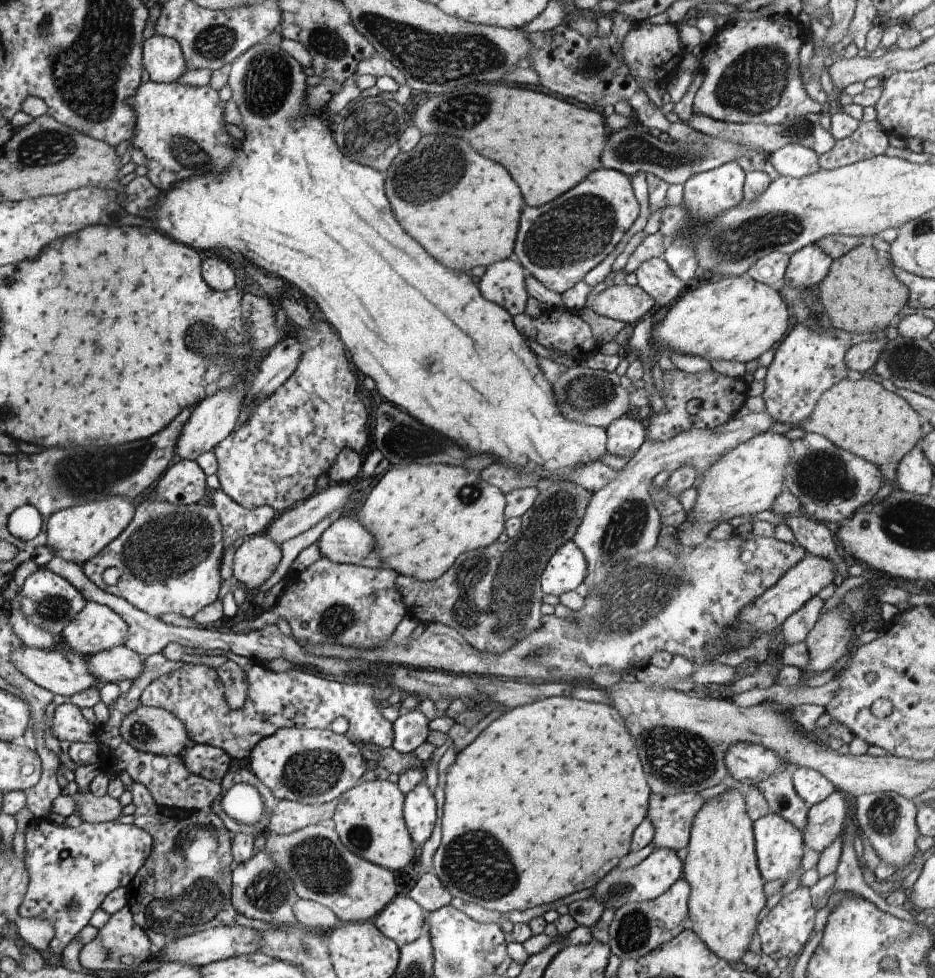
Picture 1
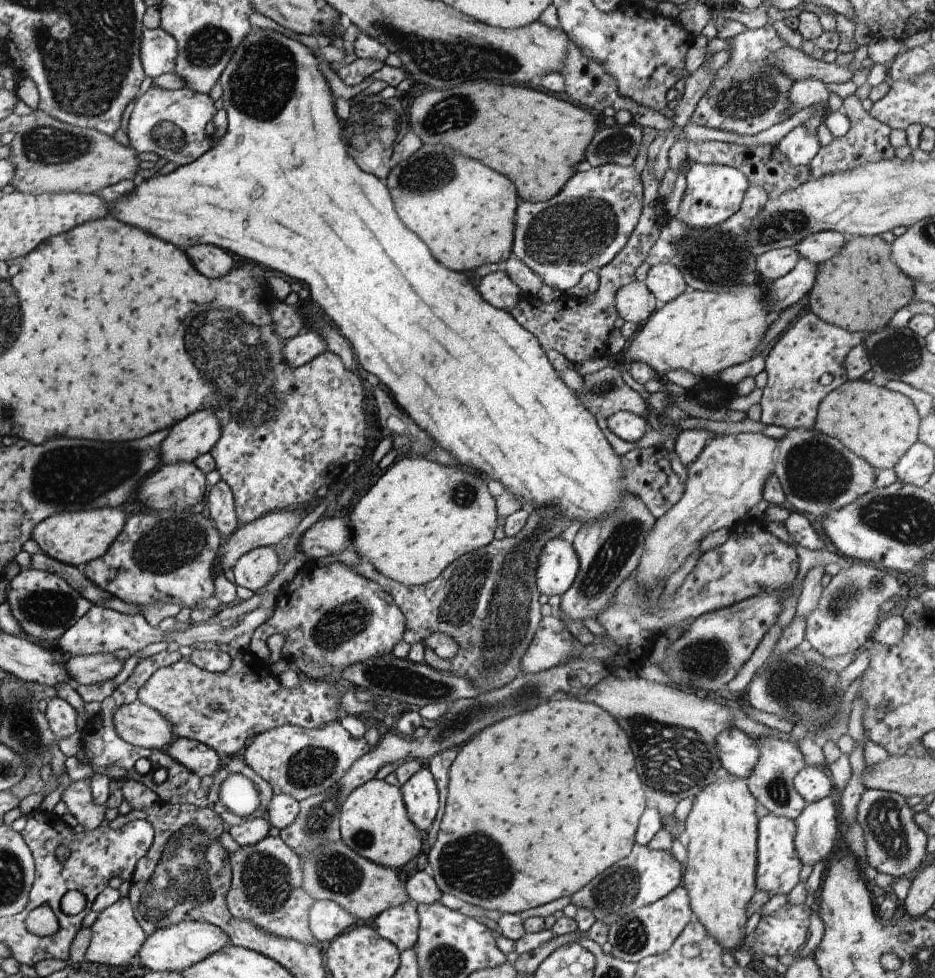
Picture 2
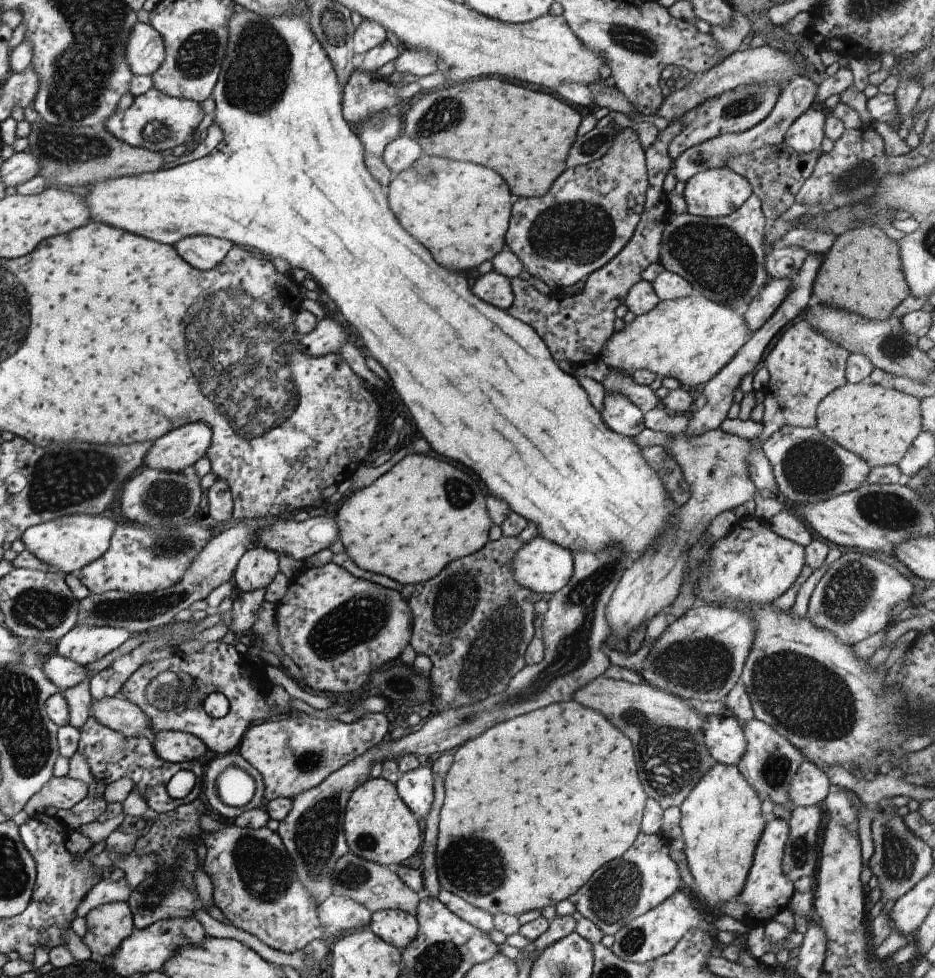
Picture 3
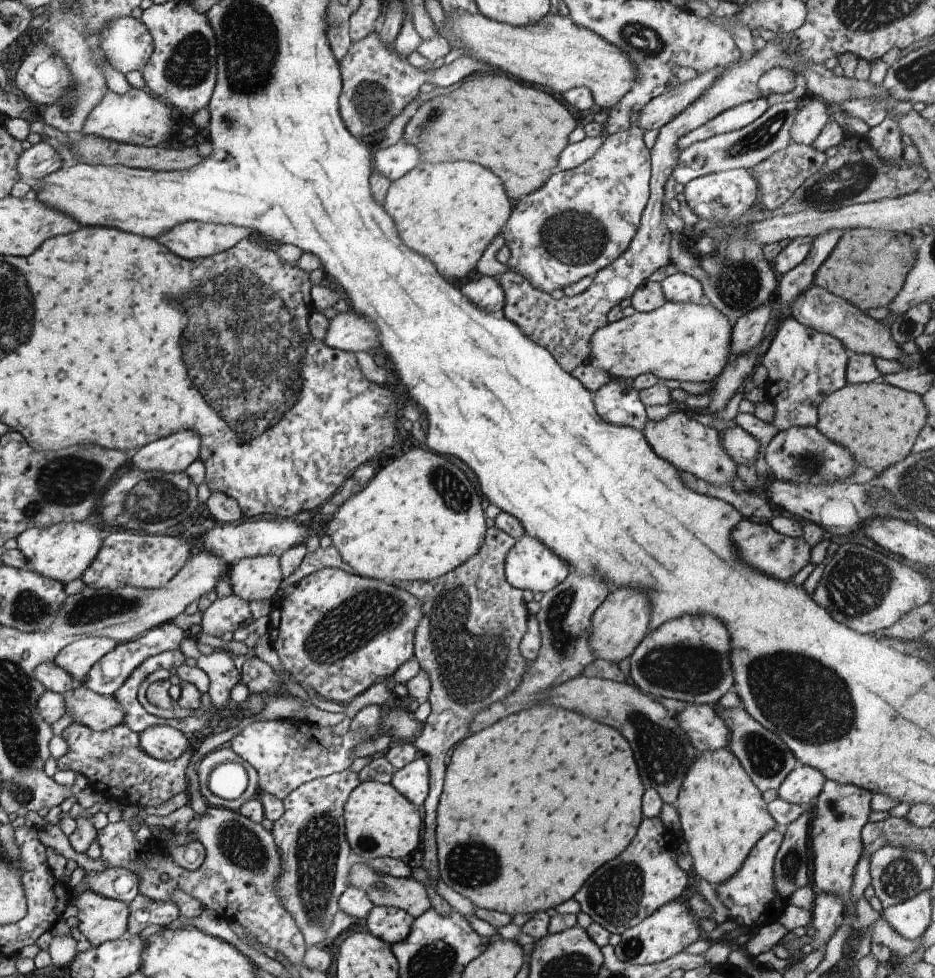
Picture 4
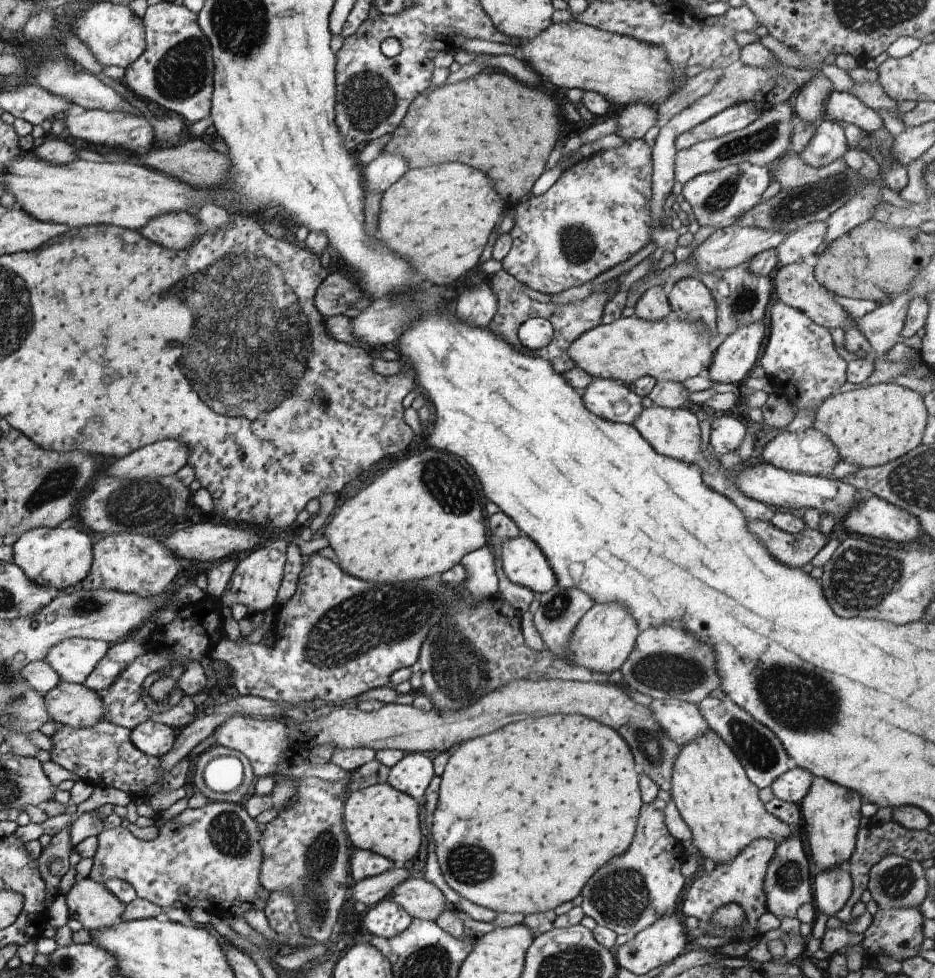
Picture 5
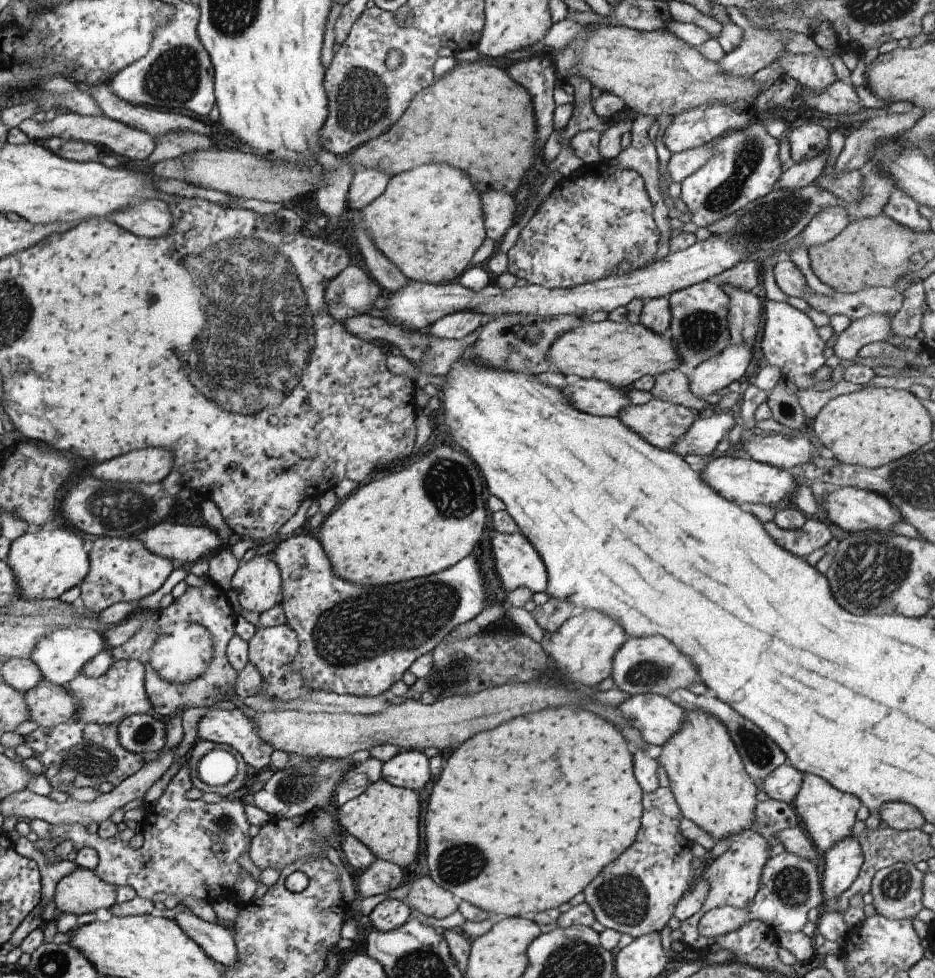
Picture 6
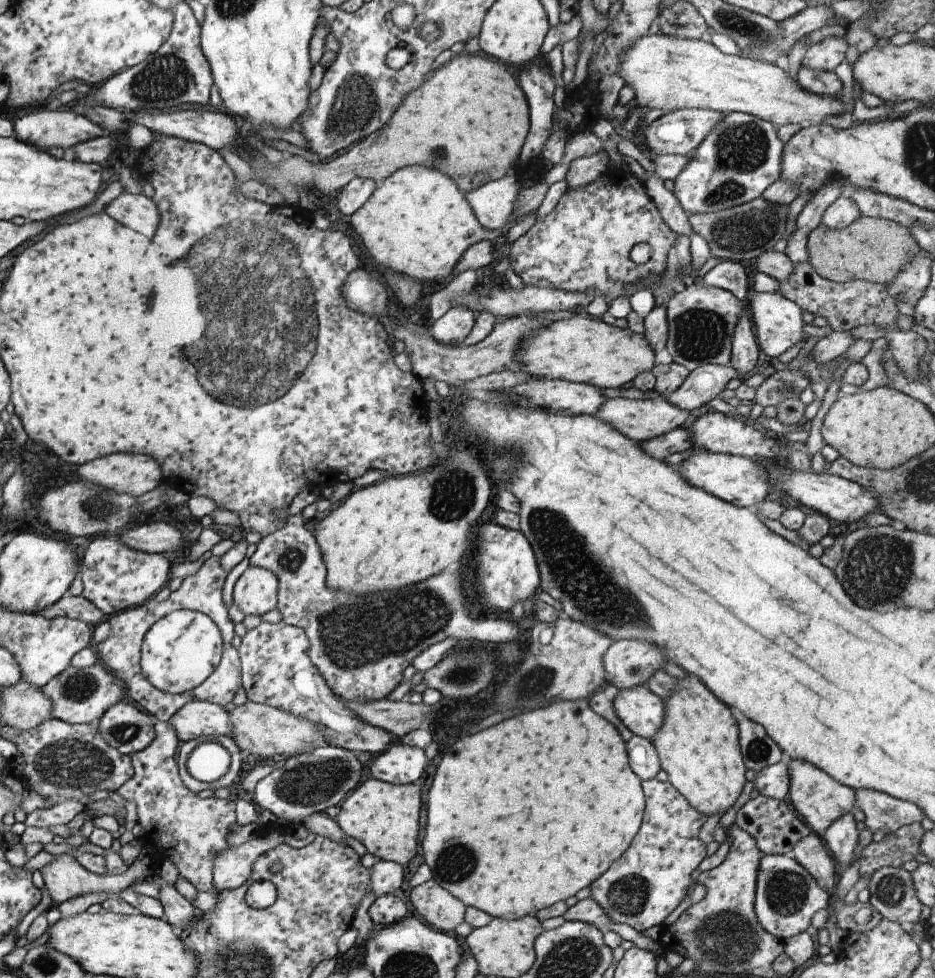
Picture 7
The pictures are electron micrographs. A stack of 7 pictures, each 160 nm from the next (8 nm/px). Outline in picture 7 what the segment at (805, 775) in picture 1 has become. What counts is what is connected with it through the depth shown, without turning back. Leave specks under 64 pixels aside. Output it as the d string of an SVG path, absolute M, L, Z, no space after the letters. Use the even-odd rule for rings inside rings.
M787 758L755 771L754 788L771 799L787 800L790 790Z

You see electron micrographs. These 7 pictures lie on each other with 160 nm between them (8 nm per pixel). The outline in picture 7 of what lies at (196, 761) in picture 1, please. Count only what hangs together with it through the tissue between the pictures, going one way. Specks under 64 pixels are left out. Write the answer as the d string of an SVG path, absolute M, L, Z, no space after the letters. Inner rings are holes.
M125 699L108 708L104 716L97 720L96 726L100 736L123 755L132 756L156 738L152 718Z

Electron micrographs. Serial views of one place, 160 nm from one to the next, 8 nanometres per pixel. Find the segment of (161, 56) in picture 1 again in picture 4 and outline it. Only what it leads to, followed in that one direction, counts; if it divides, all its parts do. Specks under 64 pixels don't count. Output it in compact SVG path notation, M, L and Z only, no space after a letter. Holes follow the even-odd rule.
M122 17L102 34L101 49L105 60L124 74L140 71L154 52L153 37L142 21Z

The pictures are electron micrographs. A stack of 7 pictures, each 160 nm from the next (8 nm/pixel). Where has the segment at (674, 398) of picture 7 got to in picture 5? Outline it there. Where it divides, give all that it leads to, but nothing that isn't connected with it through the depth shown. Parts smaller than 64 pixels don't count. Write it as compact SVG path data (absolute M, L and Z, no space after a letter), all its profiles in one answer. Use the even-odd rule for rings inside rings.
M752 323L722 338L714 347L713 357L705 375L714 382L739 385L754 368L760 356L764 325Z

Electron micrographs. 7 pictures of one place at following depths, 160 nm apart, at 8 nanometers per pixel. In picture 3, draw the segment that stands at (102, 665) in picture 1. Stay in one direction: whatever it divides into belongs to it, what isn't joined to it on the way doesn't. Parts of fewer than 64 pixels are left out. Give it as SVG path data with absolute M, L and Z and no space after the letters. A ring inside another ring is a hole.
M54 654L41 666L45 675L62 691L76 686L88 674L86 667Z

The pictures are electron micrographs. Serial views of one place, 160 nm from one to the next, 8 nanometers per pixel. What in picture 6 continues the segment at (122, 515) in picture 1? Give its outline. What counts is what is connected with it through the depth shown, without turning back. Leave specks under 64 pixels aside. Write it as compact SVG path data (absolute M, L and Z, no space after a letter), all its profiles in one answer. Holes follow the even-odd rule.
M40 528L38 532L25 532L22 536L19 536L16 540L11 542L9 553L7 556L7 562L9 567L13 569L14 574L20 584L21 596L28 601L43 601L46 599L60 599L62 594L80 584L82 579L89 574L88 566L88 554L84 552L84 542L78 534L74 534L70 528Z

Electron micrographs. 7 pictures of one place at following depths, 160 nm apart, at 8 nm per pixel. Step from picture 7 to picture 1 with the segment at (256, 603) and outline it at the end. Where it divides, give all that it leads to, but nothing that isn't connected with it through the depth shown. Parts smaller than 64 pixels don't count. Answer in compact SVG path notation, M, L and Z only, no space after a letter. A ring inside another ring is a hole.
M253 535L236 550L233 575L247 592L256 592L272 576L281 558L282 551L273 540L264 535Z

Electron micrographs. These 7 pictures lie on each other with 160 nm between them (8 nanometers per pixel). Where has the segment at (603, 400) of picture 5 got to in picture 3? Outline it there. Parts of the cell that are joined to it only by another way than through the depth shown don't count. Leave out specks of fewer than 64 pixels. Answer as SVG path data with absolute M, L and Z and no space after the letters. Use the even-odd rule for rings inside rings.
M618 393L605 395L602 420L618 434L634 438L644 428L644 413L627 397Z

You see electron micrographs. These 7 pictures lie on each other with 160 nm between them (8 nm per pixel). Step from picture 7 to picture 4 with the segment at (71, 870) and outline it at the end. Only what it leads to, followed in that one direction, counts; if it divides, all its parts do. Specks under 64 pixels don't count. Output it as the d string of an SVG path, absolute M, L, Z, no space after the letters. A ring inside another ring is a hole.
M88 890L75 894L72 906L77 908L77 927L92 945L101 945L127 935L130 911L125 901Z

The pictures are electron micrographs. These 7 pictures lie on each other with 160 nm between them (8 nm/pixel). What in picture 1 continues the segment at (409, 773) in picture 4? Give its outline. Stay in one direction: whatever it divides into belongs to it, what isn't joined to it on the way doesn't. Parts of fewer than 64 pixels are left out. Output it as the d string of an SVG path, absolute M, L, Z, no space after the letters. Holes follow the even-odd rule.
M426 778L405 794L403 817L413 841L423 845L430 838L436 819L440 819L434 793L430 791Z

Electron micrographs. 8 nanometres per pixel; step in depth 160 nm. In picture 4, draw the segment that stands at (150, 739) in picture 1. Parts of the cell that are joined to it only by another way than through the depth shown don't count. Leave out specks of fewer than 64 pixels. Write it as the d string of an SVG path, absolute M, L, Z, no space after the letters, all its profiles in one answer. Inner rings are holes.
M84 684L63 692L62 696L66 712L72 714L73 722L95 731L108 730L126 720L126 712L114 696L98 694Z

